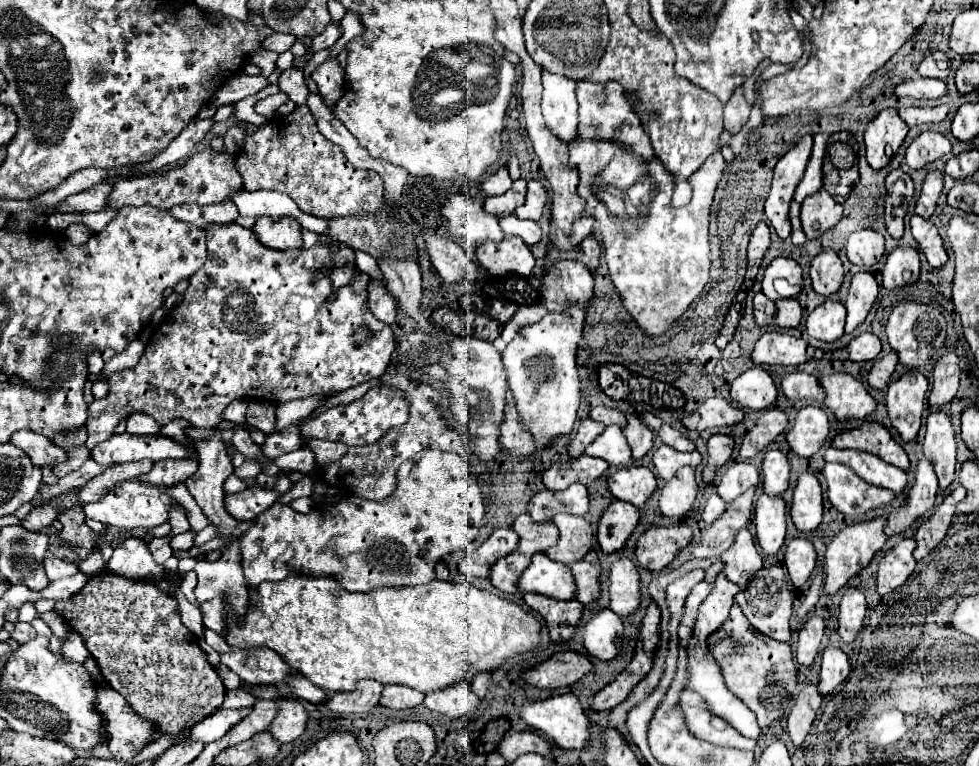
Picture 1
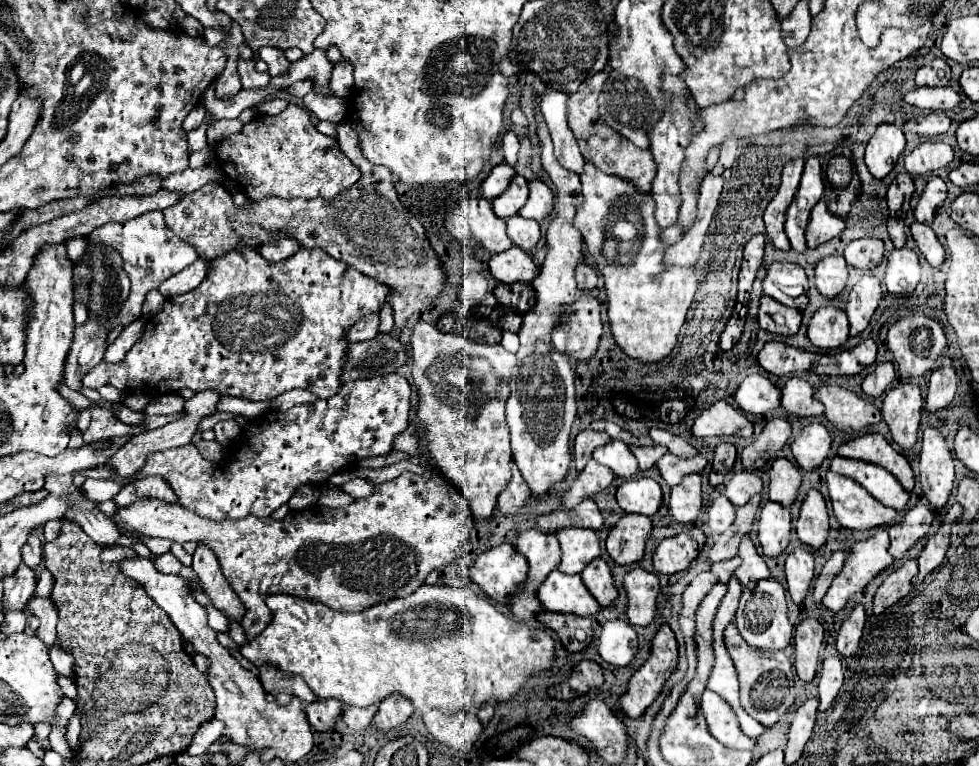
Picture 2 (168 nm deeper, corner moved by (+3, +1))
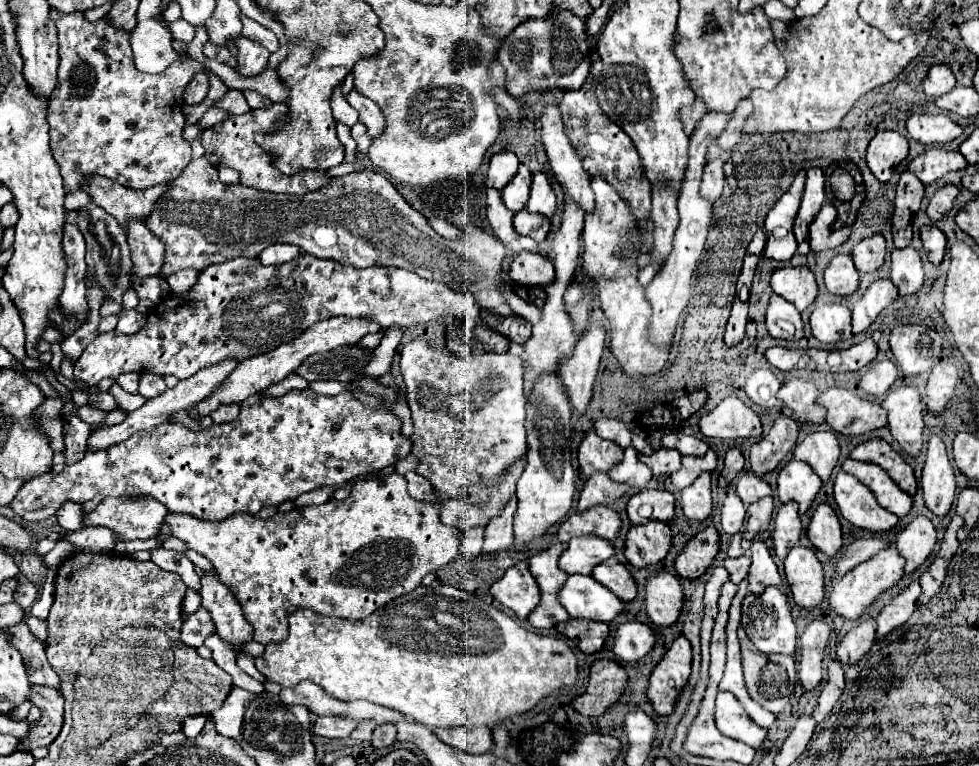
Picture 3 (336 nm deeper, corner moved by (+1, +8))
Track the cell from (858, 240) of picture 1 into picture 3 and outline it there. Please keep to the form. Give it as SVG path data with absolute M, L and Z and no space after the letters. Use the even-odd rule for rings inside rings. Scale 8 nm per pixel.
M880 234L864 238L852 250L852 260L860 272L874 272L884 264L886 240Z

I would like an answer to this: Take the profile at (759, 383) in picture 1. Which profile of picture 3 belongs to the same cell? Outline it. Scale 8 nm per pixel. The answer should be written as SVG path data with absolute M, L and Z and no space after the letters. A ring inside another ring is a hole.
M756 370L752 376L746 380L744 392L746 396L762 406L762 408L780 408L782 402L776 398L776 392L780 388L778 378L772 374L772 370Z

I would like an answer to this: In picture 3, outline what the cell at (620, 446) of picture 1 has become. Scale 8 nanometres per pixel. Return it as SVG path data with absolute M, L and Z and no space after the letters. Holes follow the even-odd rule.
M632 446L624 448L624 458L622 458L620 466L614 466L614 470L608 472L608 474L612 476L612 480L624 482L624 484L634 486L634 488L640 488L640 490L652 478L652 470L648 470L648 466L644 466L638 460L638 452Z

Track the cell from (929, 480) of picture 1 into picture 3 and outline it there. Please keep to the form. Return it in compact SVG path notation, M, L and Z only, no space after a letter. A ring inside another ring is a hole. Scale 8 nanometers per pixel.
M918 514L912 522L906 524L904 530L896 534L896 548L900 556L906 560L904 570L910 574L914 572L934 550L936 544L936 530L930 518Z

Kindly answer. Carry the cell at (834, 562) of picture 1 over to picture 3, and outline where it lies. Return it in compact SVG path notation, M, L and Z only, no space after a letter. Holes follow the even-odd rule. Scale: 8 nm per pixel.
M890 544L890 546L886 546L884 550L880 550L876 556L872 556L870 560L858 564L858 566L852 568L848 574L844 574L840 580L836 580L836 582L832 584L828 602L830 602L830 606L832 606L840 616L850 618L850 620L856 620L856 618L864 612L864 608L876 600L878 594L882 594L884 590L892 588L892 586L902 578L902 574L904 574L902 568L904 568L904 558L900 558L898 550Z

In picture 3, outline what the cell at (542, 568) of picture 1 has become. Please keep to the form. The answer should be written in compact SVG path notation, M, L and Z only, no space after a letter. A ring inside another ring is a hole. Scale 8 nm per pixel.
M582 574L568 576L564 586L558 590L558 600L572 618L598 622L610 622L624 610L624 602L618 596L592 576Z

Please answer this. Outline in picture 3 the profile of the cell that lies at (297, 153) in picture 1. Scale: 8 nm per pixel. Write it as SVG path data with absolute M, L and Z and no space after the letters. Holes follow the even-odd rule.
M276 102L270 108L262 110L250 110L242 116L232 116L224 124L216 124L204 130L202 134L202 144L206 148L204 156L214 166L228 166L238 170L240 184L252 186L256 190L276 192L276 194L308 194L320 190L332 180L332 176L328 176L328 170L298 170L296 174L280 174L280 170L276 170L276 158L256 142L258 136L274 134L274 130L278 130L278 126L284 124L288 118L290 110L284 102Z

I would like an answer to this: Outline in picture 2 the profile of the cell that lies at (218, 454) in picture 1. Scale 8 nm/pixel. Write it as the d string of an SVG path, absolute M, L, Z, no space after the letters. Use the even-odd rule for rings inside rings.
M198 545L194 553L194 563L192 569L196 571L202 591L210 597L212 605L226 615L226 619L240 621L246 613L246 607L240 603L238 595L230 589L230 583L226 577L222 577L222 571L218 569L218 559L206 549L204 545Z

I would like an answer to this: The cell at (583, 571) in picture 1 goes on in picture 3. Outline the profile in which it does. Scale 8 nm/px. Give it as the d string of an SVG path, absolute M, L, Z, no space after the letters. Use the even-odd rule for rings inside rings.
M614 556L606 562L600 562L600 566L594 566L592 578L604 584L610 592L614 592L620 600L630 602L636 598L636 584L630 572L622 562L618 562Z

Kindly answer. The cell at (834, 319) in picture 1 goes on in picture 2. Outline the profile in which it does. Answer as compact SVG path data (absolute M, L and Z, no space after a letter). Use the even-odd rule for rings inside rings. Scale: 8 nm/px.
M822 307L808 323L808 339L818 349L842 347L848 339L848 317L842 309Z

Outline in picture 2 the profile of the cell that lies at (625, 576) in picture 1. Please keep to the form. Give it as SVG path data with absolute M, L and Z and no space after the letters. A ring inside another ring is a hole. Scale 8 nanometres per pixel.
M634 569L624 577L628 595L626 615L632 625L650 625L656 617L656 599L660 595L660 579L644 569Z

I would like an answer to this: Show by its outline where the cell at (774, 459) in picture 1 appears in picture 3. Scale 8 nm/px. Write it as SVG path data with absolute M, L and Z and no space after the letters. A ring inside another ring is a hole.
M788 460L778 472L778 498L780 502L794 500L800 506L800 514L804 514L812 500L818 496L822 480L812 472L806 462Z

